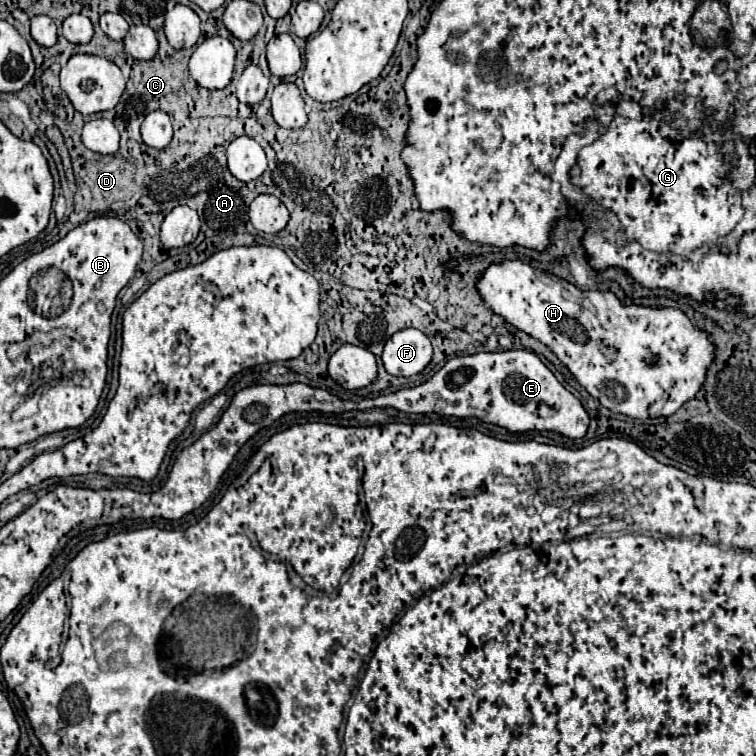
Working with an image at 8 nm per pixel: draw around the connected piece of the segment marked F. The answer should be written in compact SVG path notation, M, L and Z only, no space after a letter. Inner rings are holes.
M416 328L396 332L384 346L382 362L388 374L414 376L420 374L432 360L432 346L426 334Z

